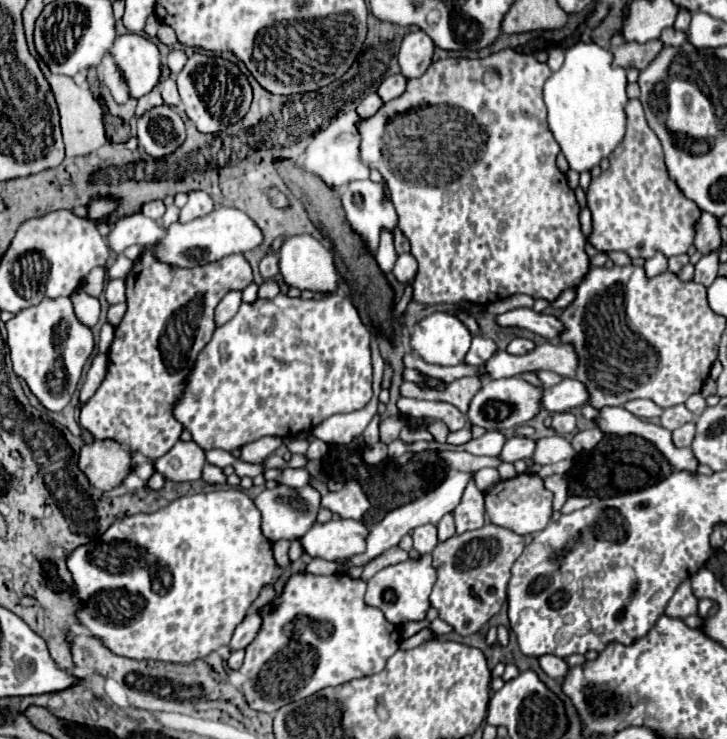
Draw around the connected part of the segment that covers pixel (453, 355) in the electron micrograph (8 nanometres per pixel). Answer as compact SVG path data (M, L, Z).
M432 313L410 333L410 349L426 363L458 365L470 349L470 331L448 313Z

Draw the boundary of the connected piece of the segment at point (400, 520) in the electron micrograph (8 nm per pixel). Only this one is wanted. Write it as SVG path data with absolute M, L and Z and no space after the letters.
M452 471L452 473L444 479L444 483L438 485L436 489L432 489L430 493L422 495L420 499L416 499L416 501L412 501L412 503L408 503L408 505L402 505L402 507L390 511L380 523L376 523L376 525L370 527L370 535L368 535L368 541L366 541L366 553L350 557L350 559L346 561L346 565L366 565L366 563L370 563L372 559L376 559L382 551L386 551L386 549L390 549L390 547L396 547L398 541L400 541L406 533L410 533L412 529L416 529L416 527L420 527L420 525L426 525L426 523L438 523L446 513L452 513L452 511L456 509L456 505L458 505L460 499L462 499L462 493L464 493L464 489L466 489L466 485L470 483L472 477L474 477L472 471L470 471L470 473Z

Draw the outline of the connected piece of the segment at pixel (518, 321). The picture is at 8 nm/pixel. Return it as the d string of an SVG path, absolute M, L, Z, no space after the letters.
M514 309L504 315L496 317L498 325L502 327L524 327L536 335L542 335L544 339L558 339L560 333L564 331L564 323L556 315L546 315L546 313L536 313L532 309Z

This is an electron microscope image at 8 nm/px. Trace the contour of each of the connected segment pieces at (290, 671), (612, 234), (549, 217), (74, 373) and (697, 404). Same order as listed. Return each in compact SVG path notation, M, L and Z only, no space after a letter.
M344 573L338 575L294 575L288 579L282 591L282 603L262 623L262 631L256 635L254 643L246 647L246 659L240 673L246 677L242 693L248 705L256 711L274 713L290 701L300 701L324 687L334 687L348 683L358 677L376 675L384 669L388 657L392 657L400 647L400 629L386 621L382 611L364 603L366 583L362 579L350 579Z
M628 101L626 103L626 135L622 143L610 153L608 161L610 167L602 171L598 177L592 177L592 183L588 187L588 209L592 213L592 235L590 243L598 251L624 251L632 259L642 257L648 259L654 255L654 251L662 251L666 257L682 255L688 251L688 247L694 243L696 235L696 223L702 215L698 205L684 197L684 193L678 189L678 185L670 179L668 169L664 165L662 145L658 143L658 137L654 131L650 131L640 101Z
M502 49L484 59L434 61L422 77L408 81L404 95L384 103L374 117L364 119L358 125L358 131L362 131L362 161L370 169L378 169L384 181L388 181L388 187L392 191L392 201L400 217L398 227L408 237L412 245L412 255L418 261L418 275L412 281L414 301L424 305L434 305L434 303L458 305L462 301L468 301L486 307L492 301L524 293L530 295L532 299L542 297L552 303L560 295L560 291L564 291L566 287L576 287L582 281L582 277L588 273L588 255L584 251L586 237L582 235L578 221L580 207L576 203L574 191L568 187L566 175L560 173L556 167L558 143L546 123L546 105L542 101L542 87L550 75L552 71L546 67L546 63L536 61L532 55L516 53L514 49Z
M68 297L44 299L40 305L22 309L6 323L6 329L14 373L28 383L30 391L46 409L62 411L68 405L82 375L82 367L92 353L92 329L76 319Z
M696 393L696 395L692 395L692 397L686 401L686 407L688 407L688 411L692 411L692 415L700 417L702 411L706 409L706 401L704 401L704 397L702 397L700 393Z

